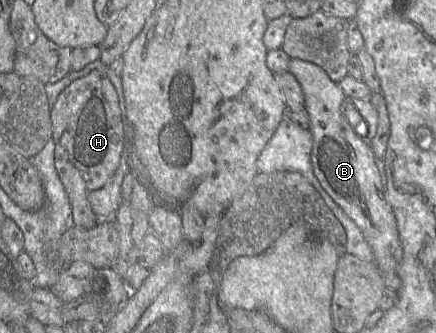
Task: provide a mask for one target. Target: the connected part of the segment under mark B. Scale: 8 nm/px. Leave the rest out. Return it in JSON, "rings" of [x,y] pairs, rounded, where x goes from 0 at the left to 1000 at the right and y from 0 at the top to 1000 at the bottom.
{"rings":[[[665,174],[663,213],[693,261],[700,327],[711,348],[720,429],[713,483],[736,559],[828,688],[853,745],[858,787],[876,820],[911,814],[924,772],[911,664],[860,489],[846,432],[812,396],[782,336],[794,288],[775,249],[734,198],[686,174]]]}

